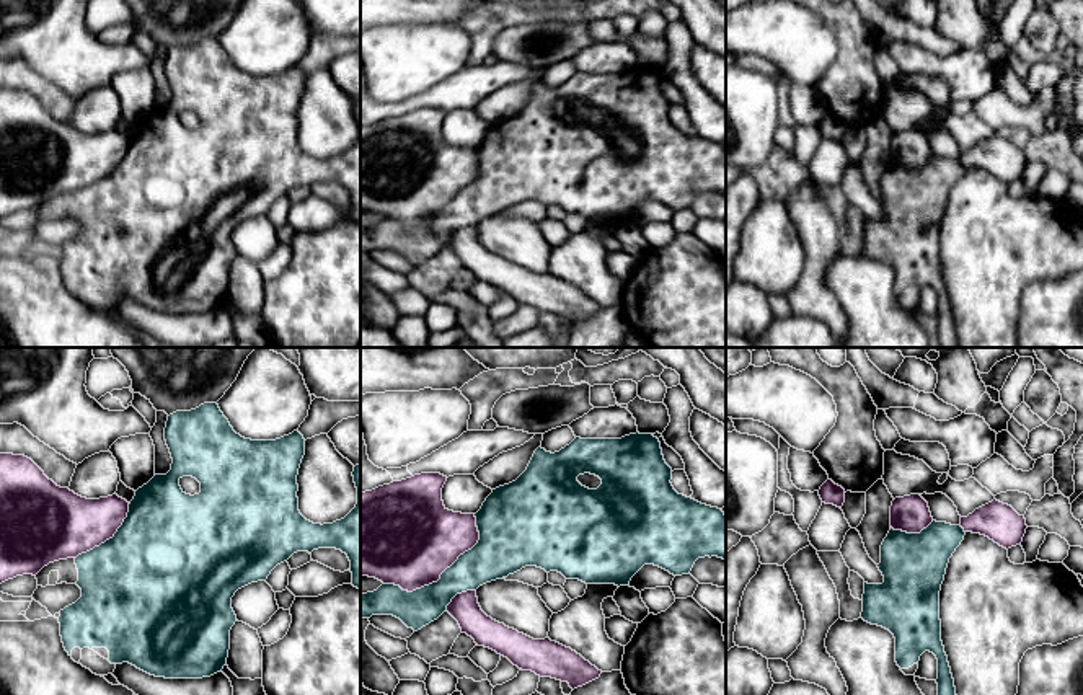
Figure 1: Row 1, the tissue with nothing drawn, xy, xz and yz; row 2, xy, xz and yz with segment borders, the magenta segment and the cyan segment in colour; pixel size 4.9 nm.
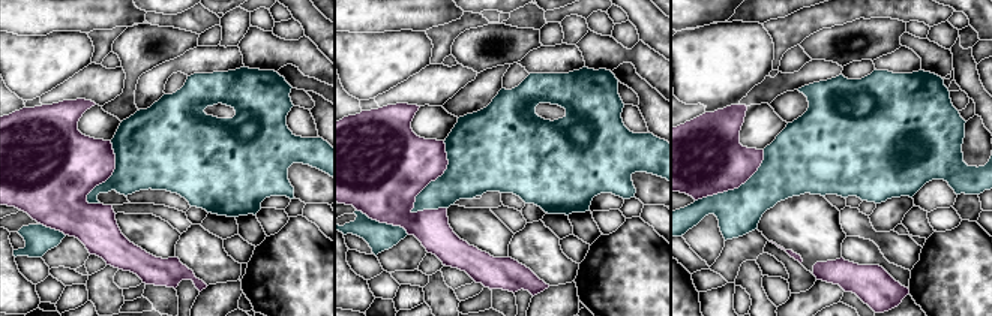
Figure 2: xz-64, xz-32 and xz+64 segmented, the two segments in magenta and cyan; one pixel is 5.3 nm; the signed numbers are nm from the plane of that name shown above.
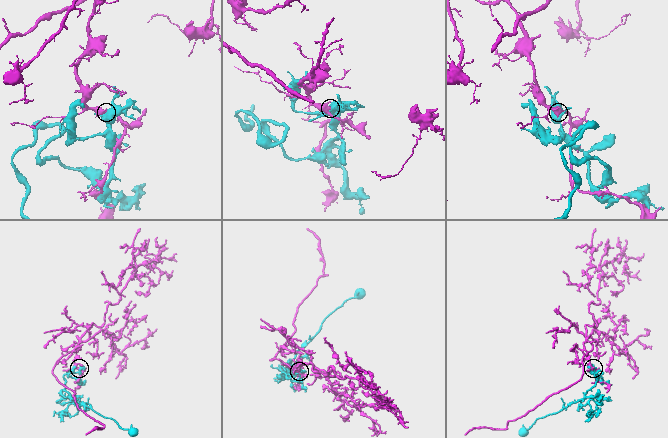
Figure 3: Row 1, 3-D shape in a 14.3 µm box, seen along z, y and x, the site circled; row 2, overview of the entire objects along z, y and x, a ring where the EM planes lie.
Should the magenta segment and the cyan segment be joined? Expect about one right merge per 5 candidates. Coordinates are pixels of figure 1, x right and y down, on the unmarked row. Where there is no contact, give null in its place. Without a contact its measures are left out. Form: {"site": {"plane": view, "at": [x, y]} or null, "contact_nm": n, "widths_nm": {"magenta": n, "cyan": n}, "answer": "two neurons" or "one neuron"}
{"site": {"plane": "xz", "at": [442, 206]}, "contact_nm": 550, "widths_nm": {"magenta": 480, "cyan": 220}, "answer": "two neurons"}

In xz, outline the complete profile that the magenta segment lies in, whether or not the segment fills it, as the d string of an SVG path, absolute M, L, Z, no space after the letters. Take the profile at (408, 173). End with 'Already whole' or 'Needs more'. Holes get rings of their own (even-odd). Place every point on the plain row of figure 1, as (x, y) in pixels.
M421 108L360 129L360 210L413 227L440 214L478 175L475 148L449 145L442 135L447 111Z. Already whole

